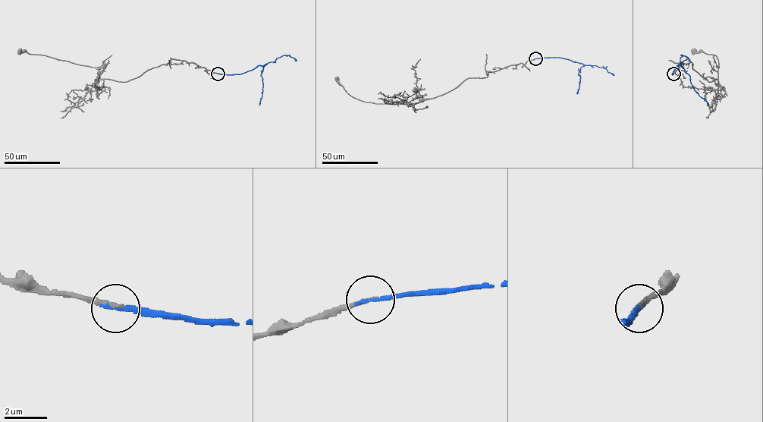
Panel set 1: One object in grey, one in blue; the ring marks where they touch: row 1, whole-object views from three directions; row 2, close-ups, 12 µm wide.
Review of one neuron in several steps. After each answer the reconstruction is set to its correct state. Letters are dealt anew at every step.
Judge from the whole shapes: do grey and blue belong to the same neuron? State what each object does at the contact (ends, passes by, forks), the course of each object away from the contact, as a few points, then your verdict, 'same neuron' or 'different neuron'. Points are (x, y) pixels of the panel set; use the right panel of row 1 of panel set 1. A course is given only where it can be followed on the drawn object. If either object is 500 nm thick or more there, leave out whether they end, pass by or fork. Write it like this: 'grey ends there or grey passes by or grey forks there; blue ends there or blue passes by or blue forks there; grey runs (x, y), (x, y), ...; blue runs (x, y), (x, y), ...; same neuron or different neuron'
grey ends there; blue ends there; grey runs (673, 74), (687, 58), (692, 64), (692, 68), (708, 81), (718, 78), (719, 64), (716, 56), (694, 51); blue runs (673, 74), (677, 65), (680, 64), (690, 77), (694, 90), (708, 105); same neuron

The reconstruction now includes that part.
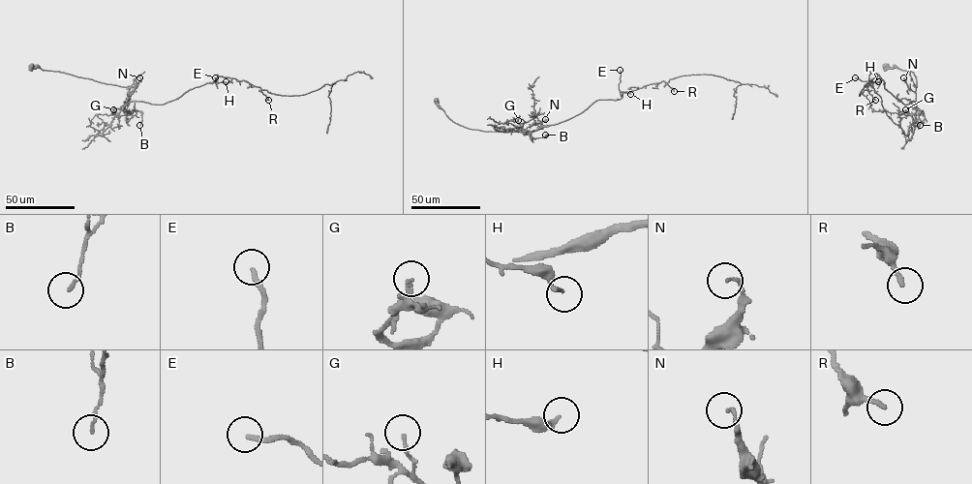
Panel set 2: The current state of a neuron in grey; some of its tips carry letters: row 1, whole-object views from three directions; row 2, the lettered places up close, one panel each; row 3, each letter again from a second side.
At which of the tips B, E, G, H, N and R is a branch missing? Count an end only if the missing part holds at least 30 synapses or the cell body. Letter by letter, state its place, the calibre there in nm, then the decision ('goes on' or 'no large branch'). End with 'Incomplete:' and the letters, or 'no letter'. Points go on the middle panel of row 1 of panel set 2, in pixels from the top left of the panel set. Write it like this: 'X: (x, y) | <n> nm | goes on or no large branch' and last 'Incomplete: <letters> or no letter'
B: (545, 135) | 110 nm | no large branch
E: (620, 70) | 190 nm | goes on
G: (518, 120) | 120 nm | no large branch
H: (630, 94) | 170 nm | no large branch
N: (545, 119) | 120 nm | no large branch
R: (674, 91) | 180 nm | goes on
Incomplete: E, R

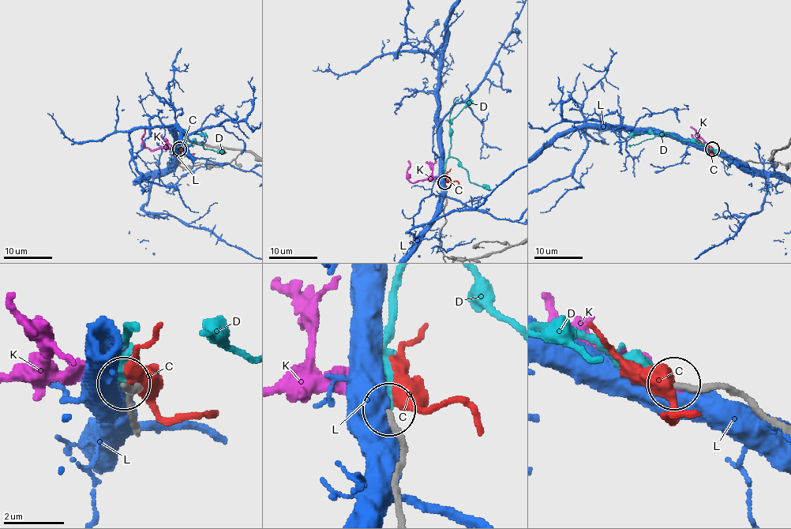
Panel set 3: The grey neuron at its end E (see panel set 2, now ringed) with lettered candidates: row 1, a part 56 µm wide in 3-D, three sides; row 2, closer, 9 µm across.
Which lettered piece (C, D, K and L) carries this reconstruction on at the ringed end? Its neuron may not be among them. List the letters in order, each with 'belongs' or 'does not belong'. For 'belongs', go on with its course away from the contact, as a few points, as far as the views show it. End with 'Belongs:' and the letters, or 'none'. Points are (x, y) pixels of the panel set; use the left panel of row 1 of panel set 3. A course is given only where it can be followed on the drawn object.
C: does not belong
D: belongs
K: does not belong
L: does not belong
Belongs: D

